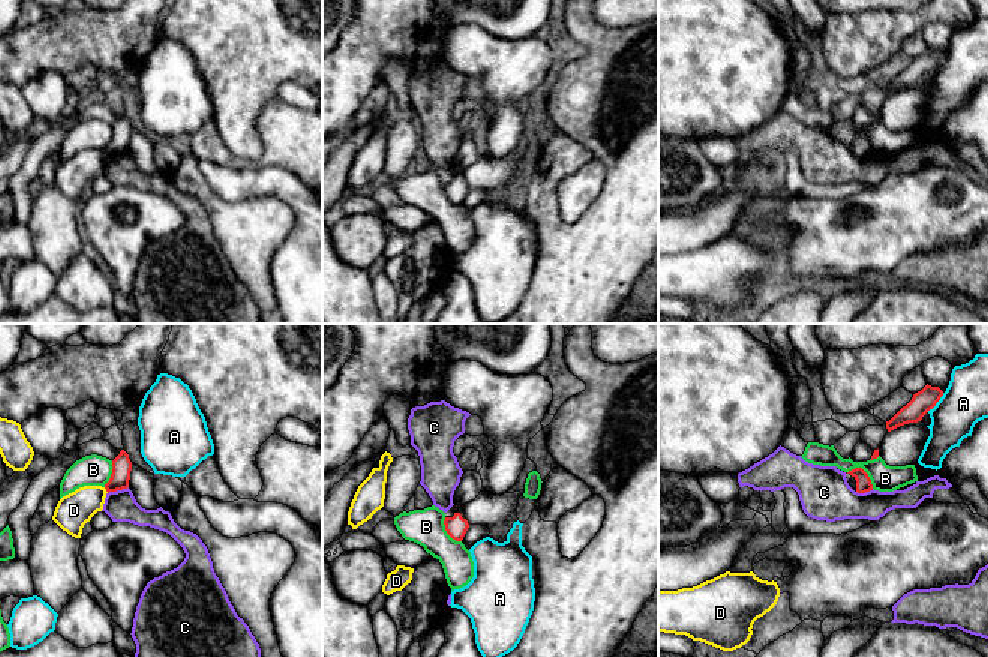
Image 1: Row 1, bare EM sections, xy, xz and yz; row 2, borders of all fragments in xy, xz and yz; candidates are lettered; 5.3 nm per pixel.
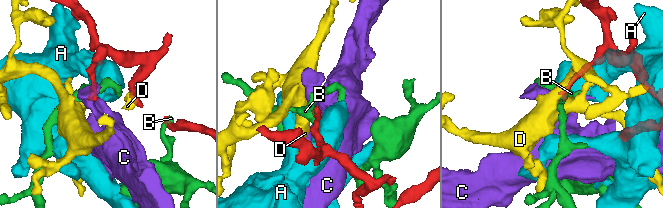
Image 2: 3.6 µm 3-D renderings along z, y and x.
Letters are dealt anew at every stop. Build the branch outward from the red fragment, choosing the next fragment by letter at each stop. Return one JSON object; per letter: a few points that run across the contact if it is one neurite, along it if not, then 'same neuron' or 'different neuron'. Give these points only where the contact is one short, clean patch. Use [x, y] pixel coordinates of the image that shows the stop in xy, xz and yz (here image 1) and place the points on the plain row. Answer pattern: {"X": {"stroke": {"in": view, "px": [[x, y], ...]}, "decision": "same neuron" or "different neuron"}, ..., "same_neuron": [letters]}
{"A": {"decision": "different neuron"}, "B": {"stroke": {"in": "yz", "px": [[847, 135], [861, 132], [868, 140], [873, 152]]}, "decision": "different neuron"}, "C": {"decision": "different neuron"}, "D": {"stroke": {"in": "xy", "px": [[104, 152], [108, 156]]}, "decision": "different neuron"}, "same_neuron": []}

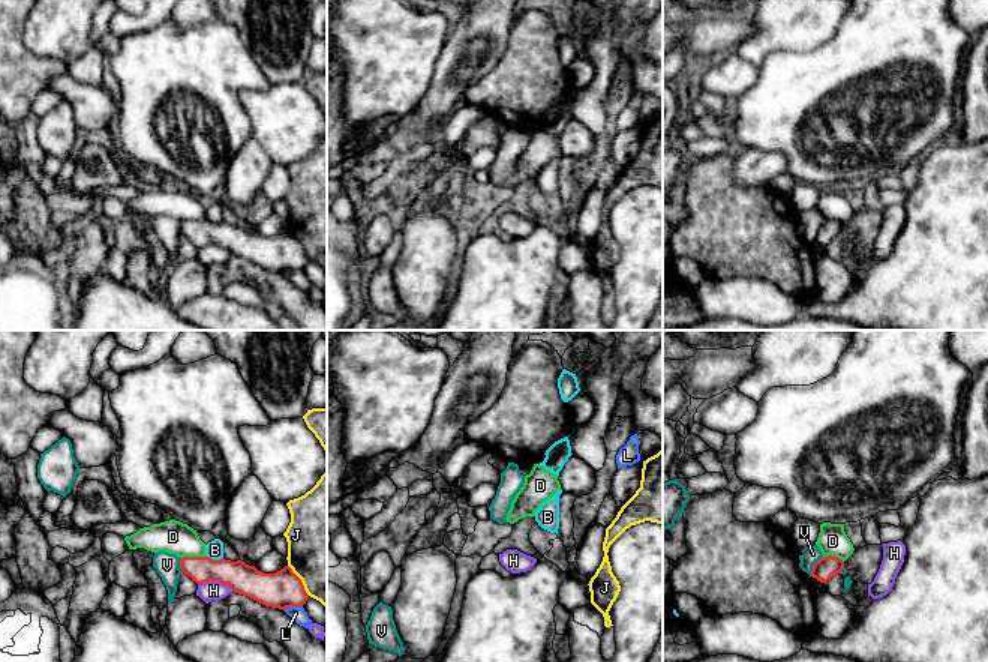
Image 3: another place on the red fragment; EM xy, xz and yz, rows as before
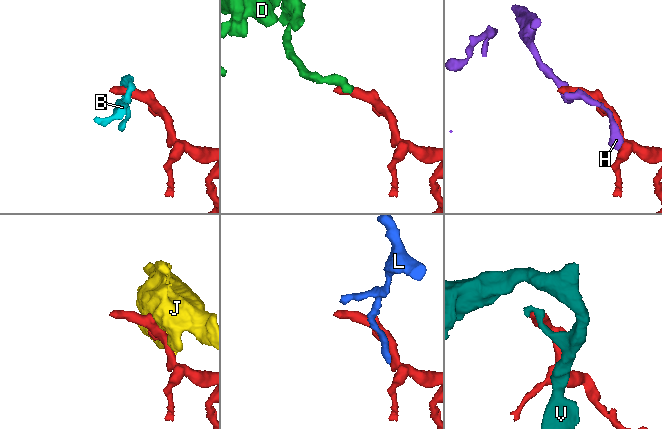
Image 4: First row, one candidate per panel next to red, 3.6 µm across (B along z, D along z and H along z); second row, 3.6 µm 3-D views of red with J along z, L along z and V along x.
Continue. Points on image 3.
{"B": {"stroke": {"in": "xy", "px": [[206, 218], [213, 222], [222, 222]]}, "decision": "different neuron"}, "D": {"stroke": {"in": "xy", "px": [[206, 219], [183, 219], [180, 222]]}, "decision": "different neuron"}, "H": {"decision": "different neuron"}, "J": {"decision": "different neuron"}, "L": {"decision": "different neuron"}, "V": {"stroke": {"in": "yz", "px": [[823, 221], [813, 228], [810, 239]]}, "decision": "different neuron"}, "same_neuron": []}

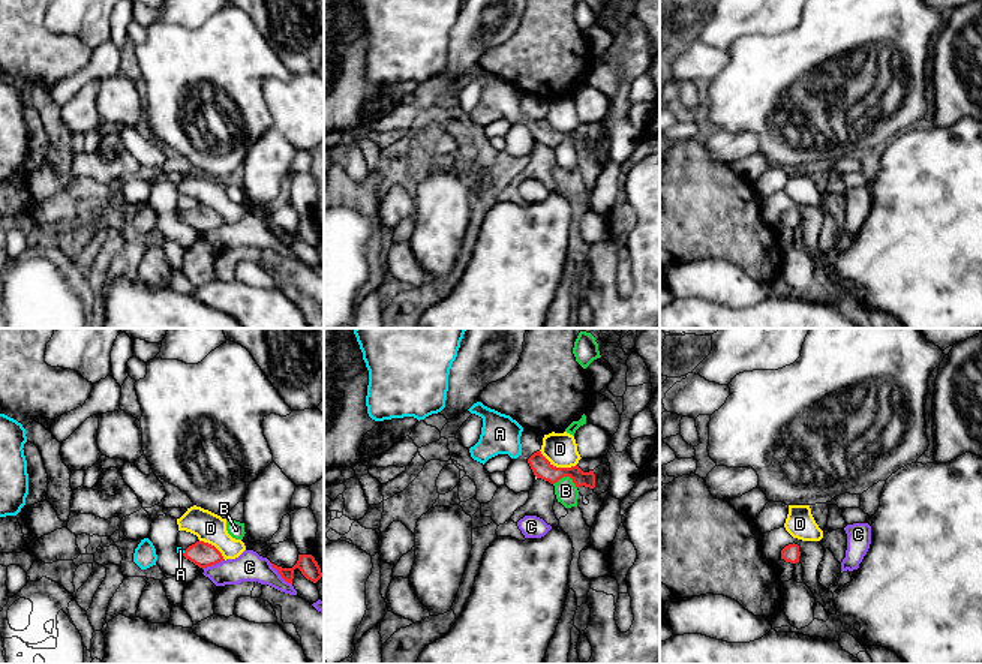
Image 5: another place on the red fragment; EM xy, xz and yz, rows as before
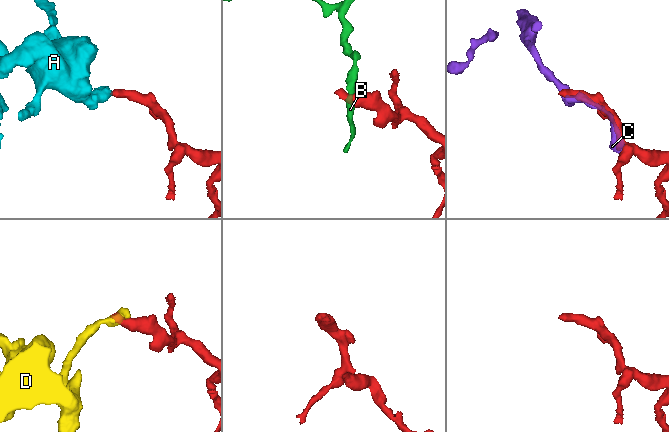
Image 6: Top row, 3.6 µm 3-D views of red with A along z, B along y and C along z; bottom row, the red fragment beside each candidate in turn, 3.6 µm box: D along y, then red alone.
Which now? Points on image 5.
{"A": {"stroke": {"in": "xy", "px": [[201, 218], [183, 218], [180, 215]]}, "decision": "same neuron"}, "B": {"stroke": {"in": "xz", "px": [[553, 149], [568, 141], [576, 152]]}, "decision": "different neuron"}, "C": {"decision": "different neuron"}, "D": {"stroke": {"in": "xz", "px": [[540, 114], [556, 131], [576, 129]]}, "decision": "different neuron"}, "same_neuron": ["A"]}

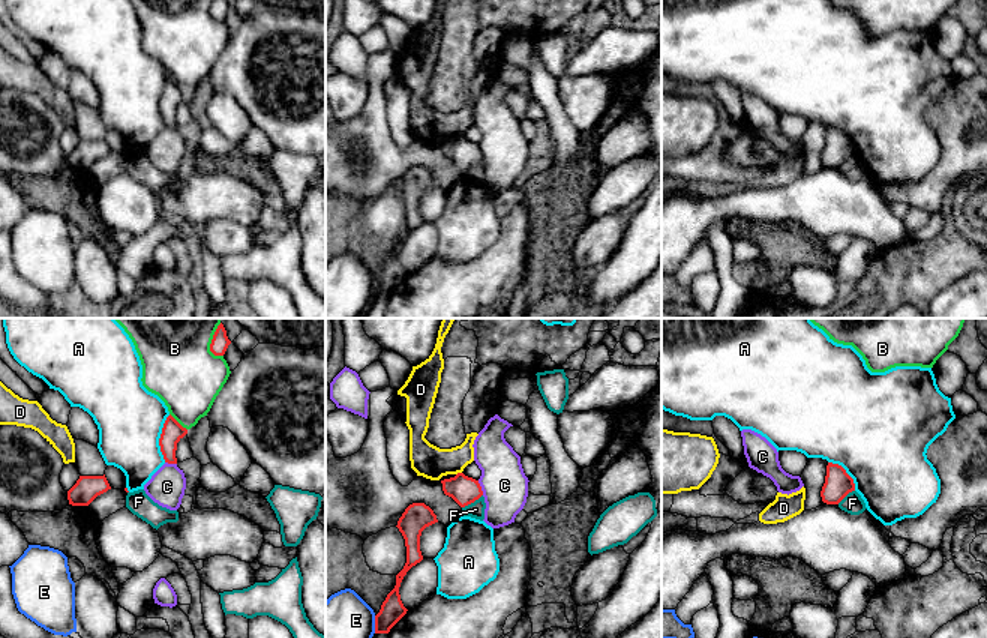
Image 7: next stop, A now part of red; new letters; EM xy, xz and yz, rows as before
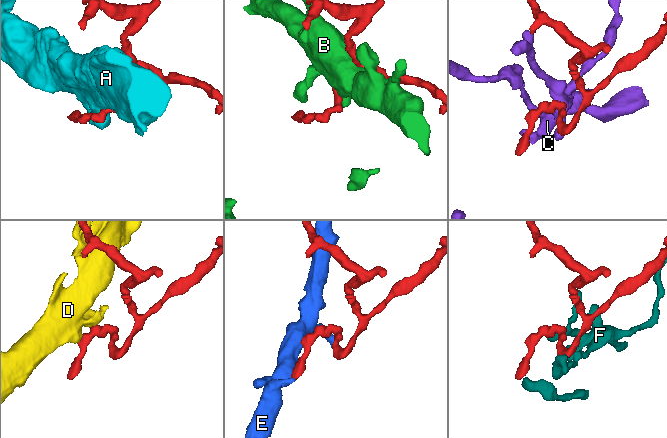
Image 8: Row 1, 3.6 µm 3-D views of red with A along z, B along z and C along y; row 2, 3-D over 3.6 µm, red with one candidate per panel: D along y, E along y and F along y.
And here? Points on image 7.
{"A": {"decision": "different neuron"}, "B": {"decision": "different neuron"}, "C": {"stroke": {"in": "xz", "px": [[477, 144], [483, 158]]}, "decision": "different neuron"}, "D": {"decision": "different neuron"}, "E": {"stroke": {"in": "xz", "px": [[374, 279], [375, 296]]}, "decision": "different neuron"}, "F": {"stroke": {"in": "xz", "px": [[482, 158], [462, 171]]}, "decision": "different neuron"}, "same_neuron": []}

